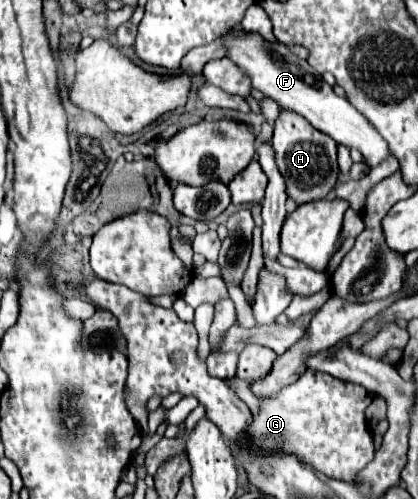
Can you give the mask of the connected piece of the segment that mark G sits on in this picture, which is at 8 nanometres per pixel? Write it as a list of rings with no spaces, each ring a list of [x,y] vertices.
[[[307,369],[295,383],[277,395],[261,399],[259,411],[247,425],[247,441],[235,449],[237,461],[245,463],[257,455],[297,455],[301,463],[337,481],[351,481],[375,455],[371,429],[367,431],[365,409],[373,393],[361,385],[345,383],[321,371]]]

